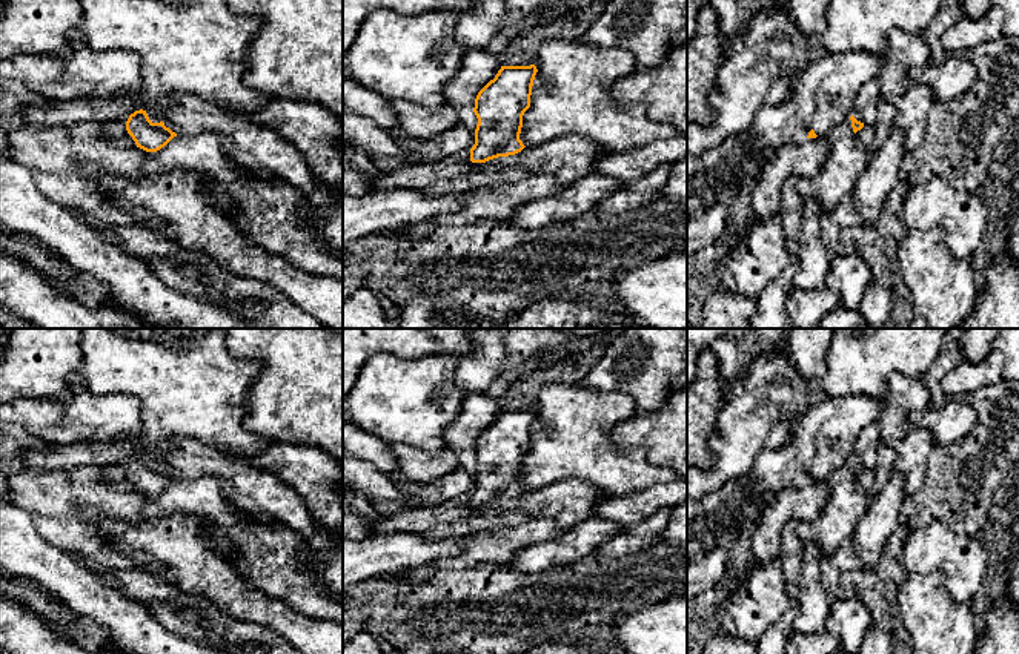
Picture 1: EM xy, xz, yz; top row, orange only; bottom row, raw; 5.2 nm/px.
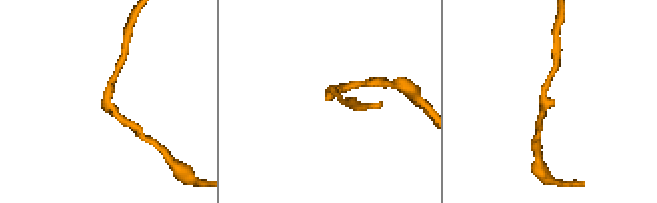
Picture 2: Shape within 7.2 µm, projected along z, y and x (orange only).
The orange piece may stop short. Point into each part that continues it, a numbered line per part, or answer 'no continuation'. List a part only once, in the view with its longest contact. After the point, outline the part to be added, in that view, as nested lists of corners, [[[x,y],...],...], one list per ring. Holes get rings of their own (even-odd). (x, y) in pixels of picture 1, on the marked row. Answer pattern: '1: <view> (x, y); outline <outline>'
1: xy (117, 129); outline [[[112,121],[108,123],[106,132],[112,137],[112,140],[120,147],[134,147],[137,146],[132,137],[126,130],[126,121]]]

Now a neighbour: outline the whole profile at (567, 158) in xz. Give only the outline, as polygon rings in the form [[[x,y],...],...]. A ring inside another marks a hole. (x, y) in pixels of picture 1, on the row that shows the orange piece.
[[[561,137],[535,147],[524,147],[515,155],[480,163],[480,167],[470,163],[469,169],[473,172],[480,169],[519,167],[530,175],[552,175],[564,187],[592,173],[596,161],[609,154],[613,152],[598,146],[592,140]]]

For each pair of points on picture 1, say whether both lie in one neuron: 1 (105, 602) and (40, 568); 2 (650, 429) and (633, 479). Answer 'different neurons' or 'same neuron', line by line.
1: same neuron
2: different neurons

